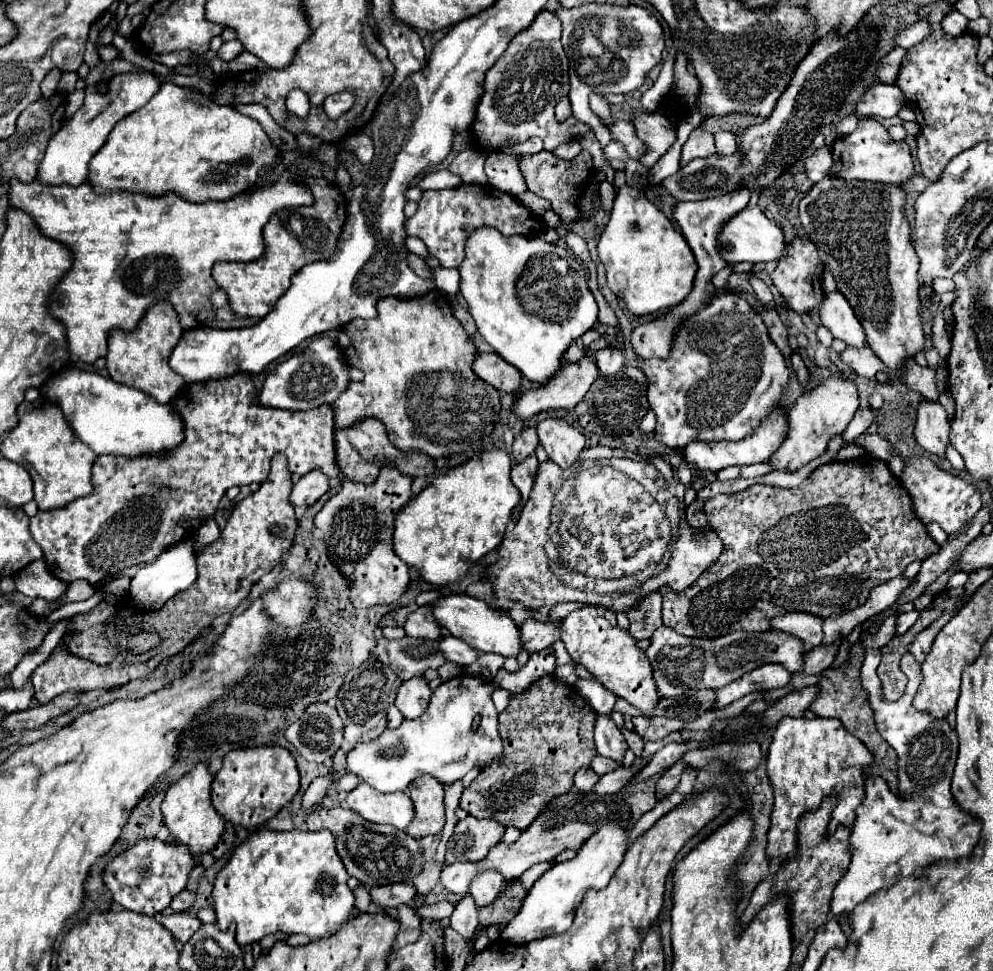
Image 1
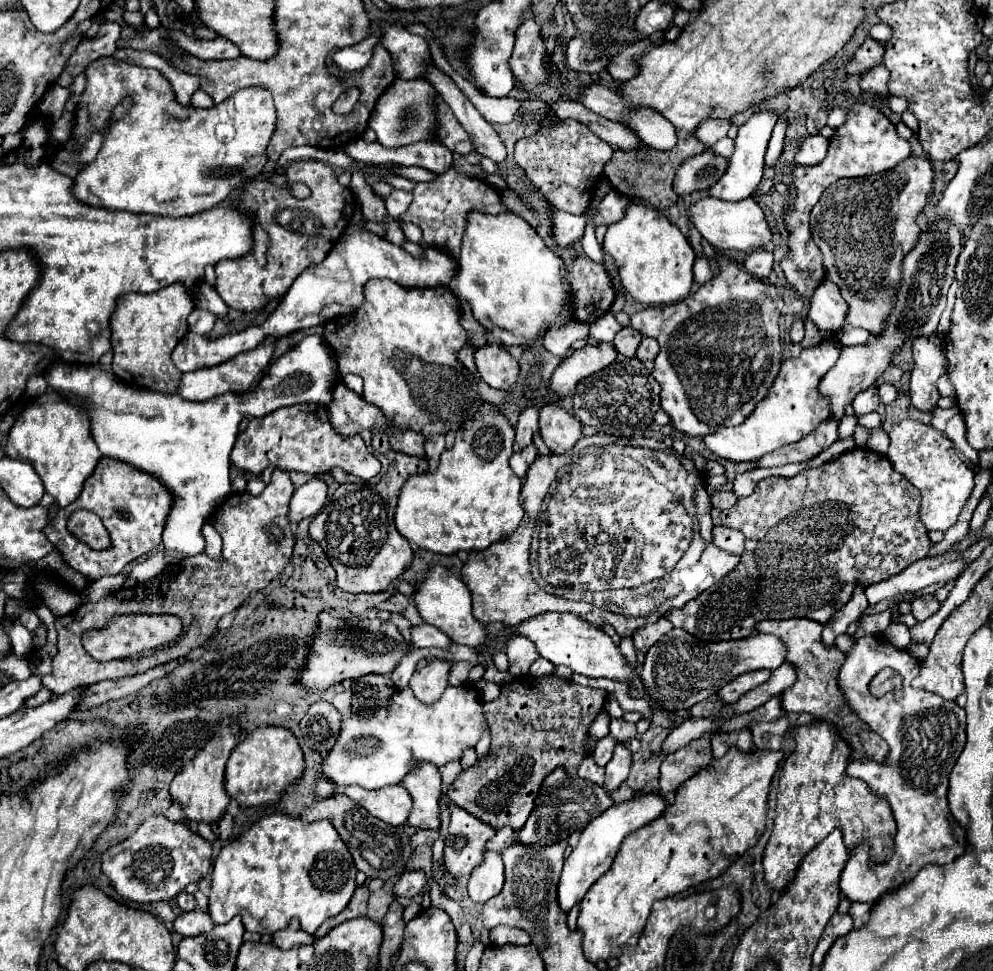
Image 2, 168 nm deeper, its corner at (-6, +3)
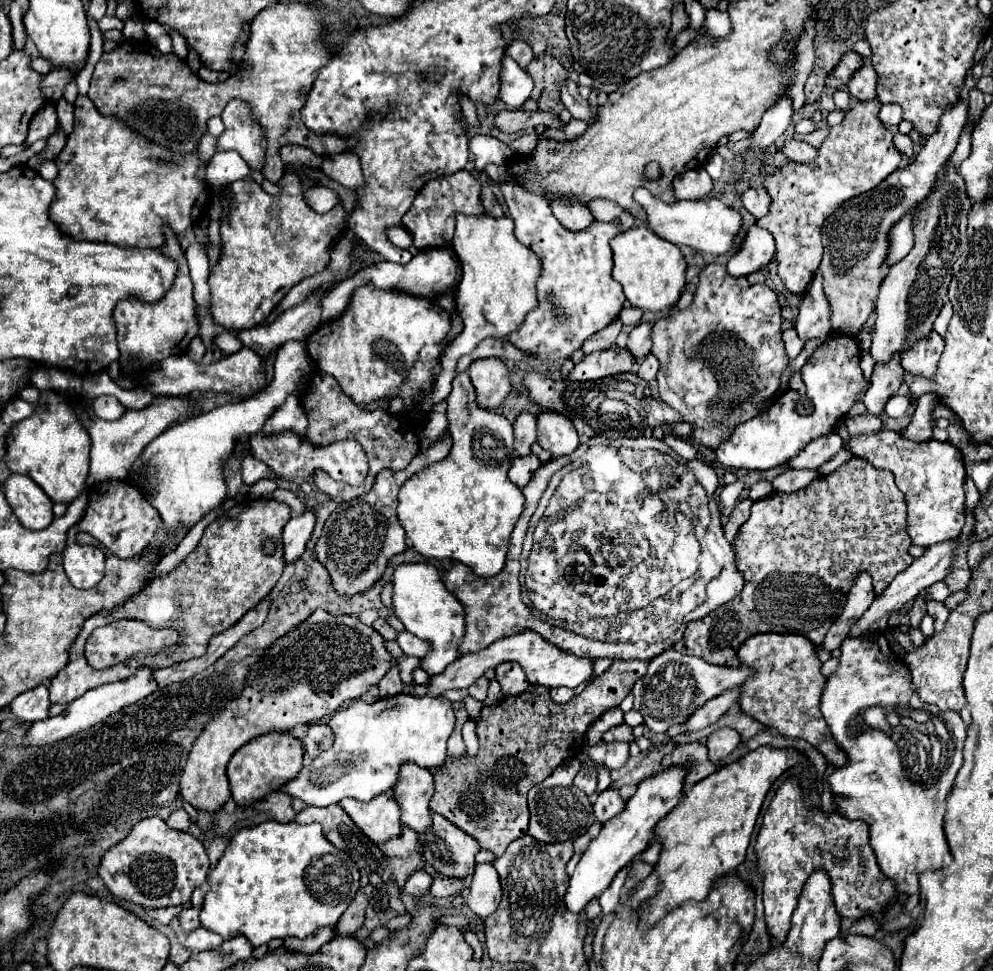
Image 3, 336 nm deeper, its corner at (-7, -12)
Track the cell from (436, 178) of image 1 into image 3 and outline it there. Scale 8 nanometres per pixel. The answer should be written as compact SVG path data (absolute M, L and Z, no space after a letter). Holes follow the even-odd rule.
M352 151L324 157L322 171L324 171L328 177L332 177L334 181L338 181L340 185L350 187L350 189L354 189L354 191L364 187L364 175L362 175L360 159L358 159L358 155L352 153Z

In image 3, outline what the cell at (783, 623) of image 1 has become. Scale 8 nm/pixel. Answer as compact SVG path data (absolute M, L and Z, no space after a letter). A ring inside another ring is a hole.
M764 633L754 635L740 647L740 659L744 665L752 665L756 675L740 687L742 699L740 707L756 721L778 729L784 737L798 737L814 745L832 765L844 767L848 763L848 755L834 741L828 723L820 713L820 697L826 685L826 677L822 675L822 661L818 659L816 645L810 643L804 635L776 635Z

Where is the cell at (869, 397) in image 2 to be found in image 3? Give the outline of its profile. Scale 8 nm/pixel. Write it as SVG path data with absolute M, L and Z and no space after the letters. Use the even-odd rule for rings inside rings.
M900 355L892 359L892 363L876 365L872 373L870 387L862 399L870 415L880 415L884 411L886 401L896 393L896 389L902 383L902 367L900 367Z

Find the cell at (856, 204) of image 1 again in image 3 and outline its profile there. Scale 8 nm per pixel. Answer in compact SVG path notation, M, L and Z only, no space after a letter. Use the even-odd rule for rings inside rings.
M958 101L940 119L940 131L928 137L916 161L912 161L904 171L894 171L878 187L858 197L844 201L822 225L822 245L824 257L820 263L820 273L824 277L824 293L832 303L832 327L838 335L856 337L860 327L874 313L876 297L884 279L884 265L890 249L890 229L926 199L934 189L938 173L944 169L946 161L958 145L960 131L968 119L968 103Z

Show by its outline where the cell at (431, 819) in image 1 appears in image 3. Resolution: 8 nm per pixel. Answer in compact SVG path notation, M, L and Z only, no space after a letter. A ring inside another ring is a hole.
M406 763L400 773L394 799L402 809L402 825L416 833L426 833L432 827L430 799L434 795L434 777L428 769Z

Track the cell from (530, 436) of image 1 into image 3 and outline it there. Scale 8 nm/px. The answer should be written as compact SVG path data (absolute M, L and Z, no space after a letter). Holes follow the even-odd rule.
M522 413L514 423L514 449L518 455L528 455L532 443L536 441L536 417Z

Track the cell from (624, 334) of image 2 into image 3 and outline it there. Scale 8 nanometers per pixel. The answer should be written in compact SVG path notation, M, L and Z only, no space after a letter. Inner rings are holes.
M640 323L640 325L636 325L636 327L630 331L626 349L632 353L632 357L634 357L636 361L642 361L642 359L650 353L650 347L652 347L650 327L652 327L650 323Z

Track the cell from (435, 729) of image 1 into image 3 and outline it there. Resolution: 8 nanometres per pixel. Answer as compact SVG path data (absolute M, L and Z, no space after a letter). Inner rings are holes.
M400 693L396 697L378 699L376 703L356 699L350 707L336 711L328 725L336 737L334 745L280 789L314 807L336 805L344 797L370 801L390 793L404 763L440 769L446 761L446 741L456 727L456 717L452 701L446 697L414 697Z

